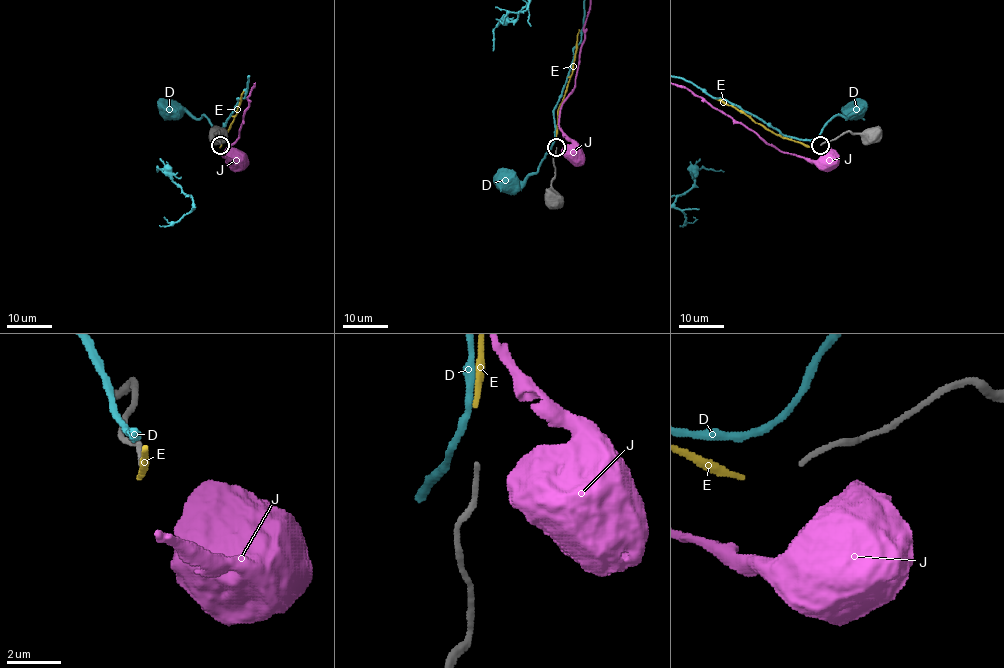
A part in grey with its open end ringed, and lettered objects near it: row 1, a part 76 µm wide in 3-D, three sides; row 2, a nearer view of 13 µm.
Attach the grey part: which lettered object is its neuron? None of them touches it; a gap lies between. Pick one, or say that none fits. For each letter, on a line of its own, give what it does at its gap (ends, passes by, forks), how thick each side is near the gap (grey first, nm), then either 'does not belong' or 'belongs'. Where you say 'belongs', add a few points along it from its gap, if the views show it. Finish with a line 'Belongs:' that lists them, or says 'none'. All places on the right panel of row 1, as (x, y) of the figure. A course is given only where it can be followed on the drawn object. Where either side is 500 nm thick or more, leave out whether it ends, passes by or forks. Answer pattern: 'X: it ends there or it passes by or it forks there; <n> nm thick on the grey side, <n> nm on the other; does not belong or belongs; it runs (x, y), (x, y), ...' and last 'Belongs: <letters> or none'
D: it passes by; 180 nm thick on the grey side, 240 nm on the other; does not belong
E: it ends there; 180 nm thick on the grey side, 220 nm on the other; belongs
J: 180 nm thick on the grey side, 800 nm on the other; does not belong
Belongs: E

